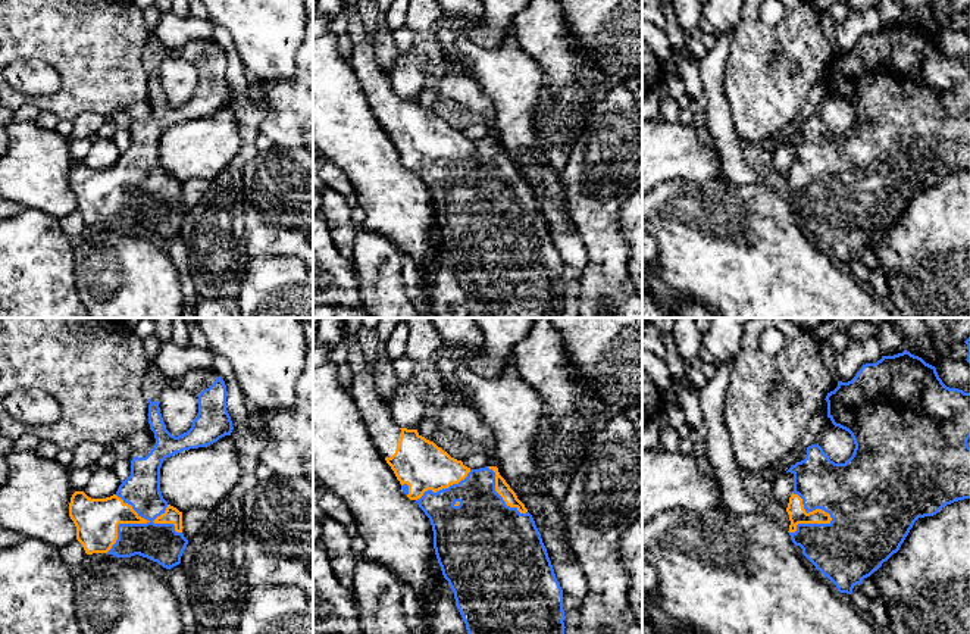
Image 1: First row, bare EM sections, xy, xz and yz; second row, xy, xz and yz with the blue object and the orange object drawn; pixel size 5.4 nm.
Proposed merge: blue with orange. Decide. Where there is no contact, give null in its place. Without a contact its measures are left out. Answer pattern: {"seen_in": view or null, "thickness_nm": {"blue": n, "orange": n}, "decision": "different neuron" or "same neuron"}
{"seen_in": "xy", "thickness_nm": {"blue": 220, "orange": 240}, "decision": "same neuron"}

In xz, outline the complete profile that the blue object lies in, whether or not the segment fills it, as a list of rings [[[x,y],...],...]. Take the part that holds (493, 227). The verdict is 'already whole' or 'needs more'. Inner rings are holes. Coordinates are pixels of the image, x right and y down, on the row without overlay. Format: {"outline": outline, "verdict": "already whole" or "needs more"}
{"outline": [[[342,1],[347,34],[353,43],[350,65],[366,100],[401,154],[429,188],[434,219],[456,277],[466,294],[470,318],[563,318],[563,260],[532,185],[497,137],[470,140],[417,100],[400,99],[375,59],[375,46],[356,4]]], "verdict": "needs more"}

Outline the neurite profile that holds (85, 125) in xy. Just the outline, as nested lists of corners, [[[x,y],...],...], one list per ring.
[[[82,113],[78,115],[73,121],[73,131],[68,141],[75,140],[91,140],[98,128],[106,122],[107,118],[97,113]]]

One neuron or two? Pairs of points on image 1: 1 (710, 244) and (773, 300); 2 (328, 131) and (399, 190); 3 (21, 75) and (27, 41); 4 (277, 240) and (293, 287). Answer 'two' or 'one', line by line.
1: one
2: one
3: two
4: two

